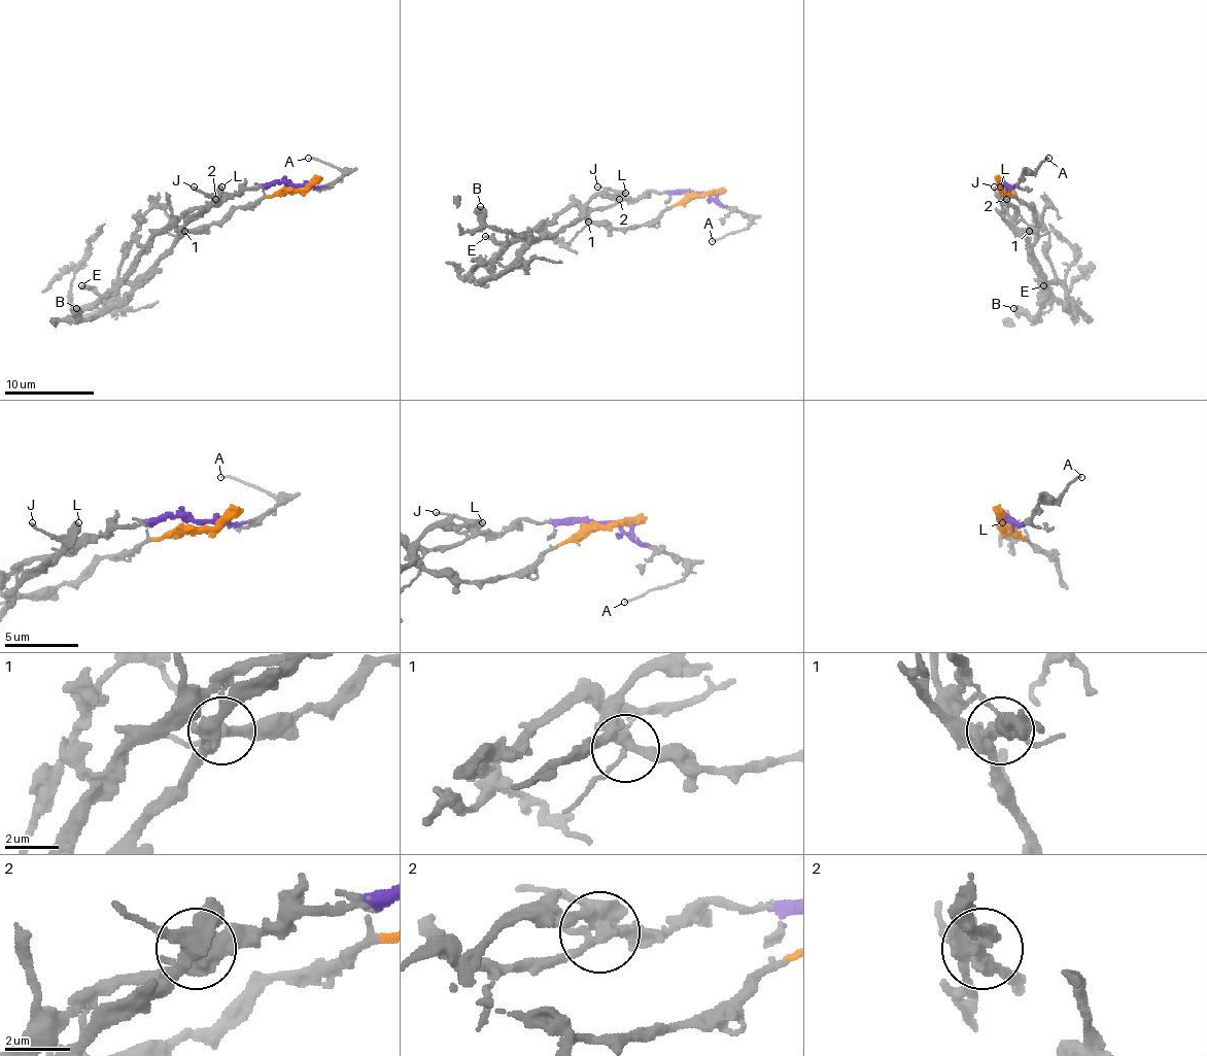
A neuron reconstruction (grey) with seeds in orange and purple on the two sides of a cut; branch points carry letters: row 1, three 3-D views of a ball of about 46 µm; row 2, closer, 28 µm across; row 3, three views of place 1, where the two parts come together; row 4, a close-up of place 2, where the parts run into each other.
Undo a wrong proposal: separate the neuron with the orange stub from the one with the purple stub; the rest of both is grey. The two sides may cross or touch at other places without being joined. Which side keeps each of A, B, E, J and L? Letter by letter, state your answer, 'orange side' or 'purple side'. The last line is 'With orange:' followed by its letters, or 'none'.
A: purple side
B: orange side
E: purple side
J: orange side
L: orange side
With orange: B, J, L

